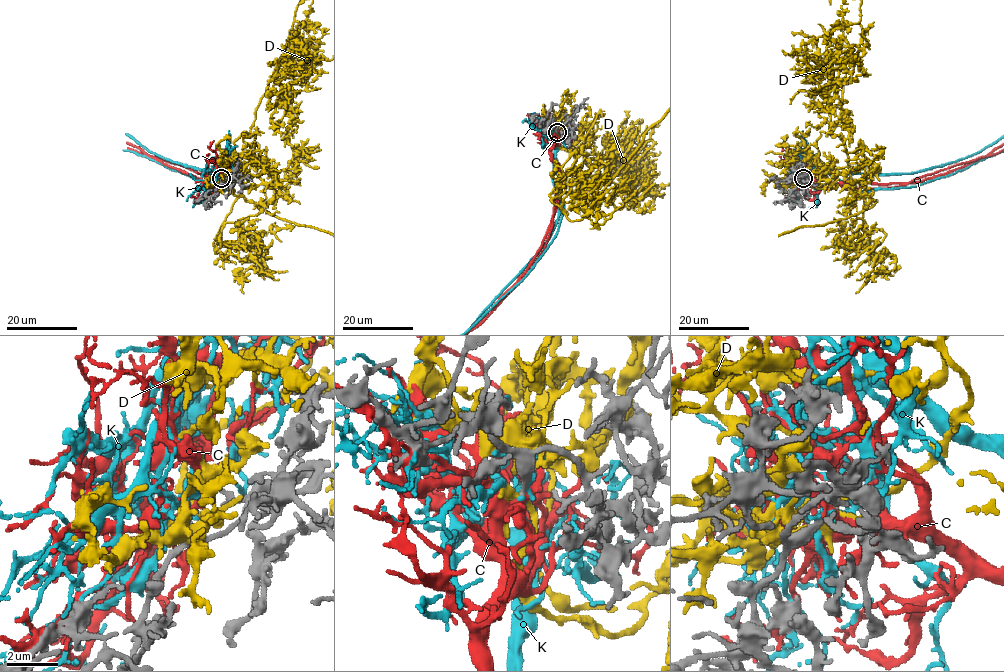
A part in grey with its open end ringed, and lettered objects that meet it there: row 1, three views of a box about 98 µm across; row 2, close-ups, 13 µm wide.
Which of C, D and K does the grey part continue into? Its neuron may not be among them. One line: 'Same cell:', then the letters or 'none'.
Same cell: D

